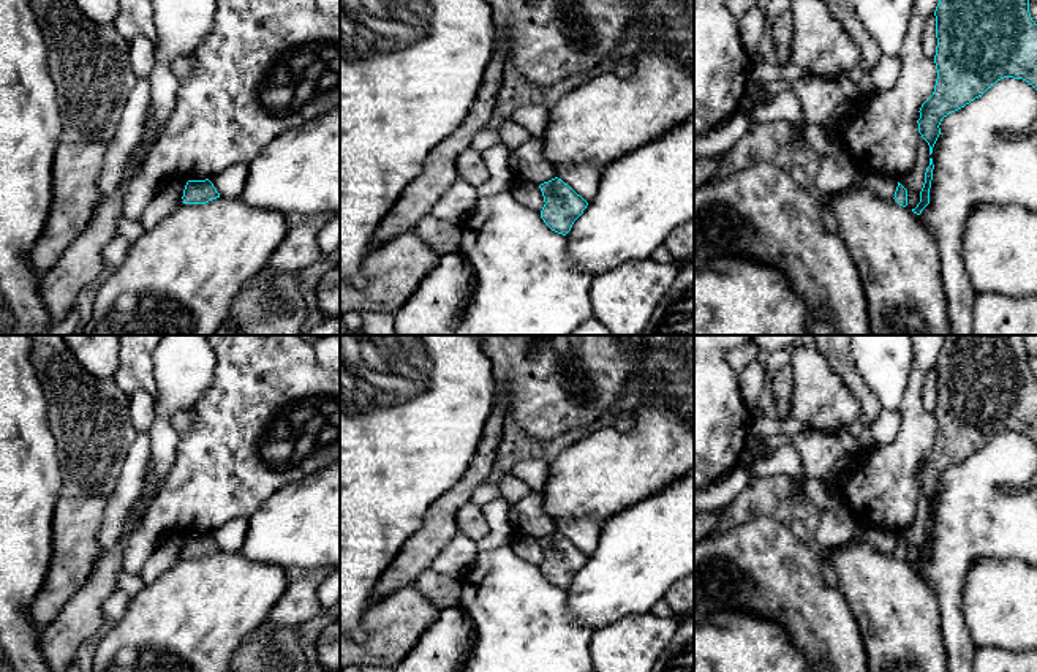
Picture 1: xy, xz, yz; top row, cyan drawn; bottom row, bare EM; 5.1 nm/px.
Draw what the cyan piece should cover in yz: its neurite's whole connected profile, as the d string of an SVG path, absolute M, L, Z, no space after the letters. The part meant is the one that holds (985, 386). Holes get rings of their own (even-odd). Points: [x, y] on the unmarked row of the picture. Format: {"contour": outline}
{"contour": "M944 335L934 370L937 433L917 474L930 509L942 473L982 451L997 435L1023 433L1037 444L1037 378L1029 367L1024 335Z"}

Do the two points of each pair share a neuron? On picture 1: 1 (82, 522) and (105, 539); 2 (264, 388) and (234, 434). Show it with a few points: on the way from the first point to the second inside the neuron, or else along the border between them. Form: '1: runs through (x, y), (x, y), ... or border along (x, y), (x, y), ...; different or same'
1: border along (108, 498), (98, 532), (97, 554); different
2: runs through (264, 399), (264, 403), (245, 422); same

